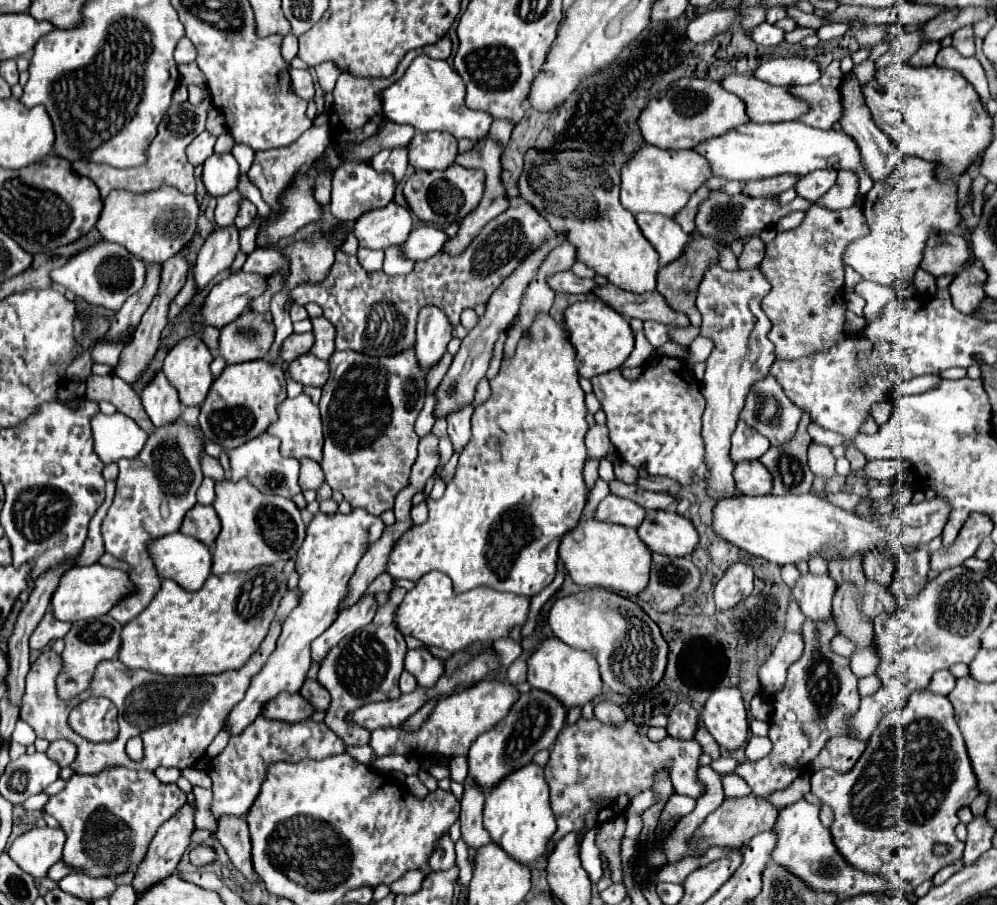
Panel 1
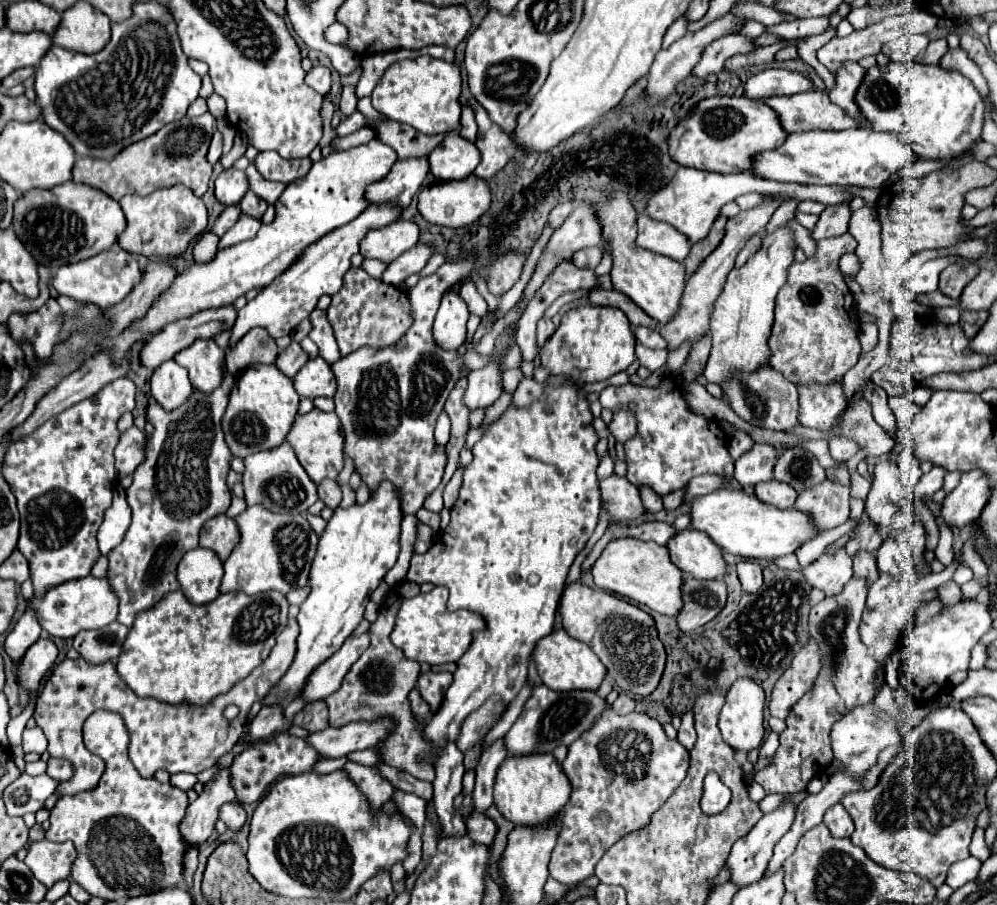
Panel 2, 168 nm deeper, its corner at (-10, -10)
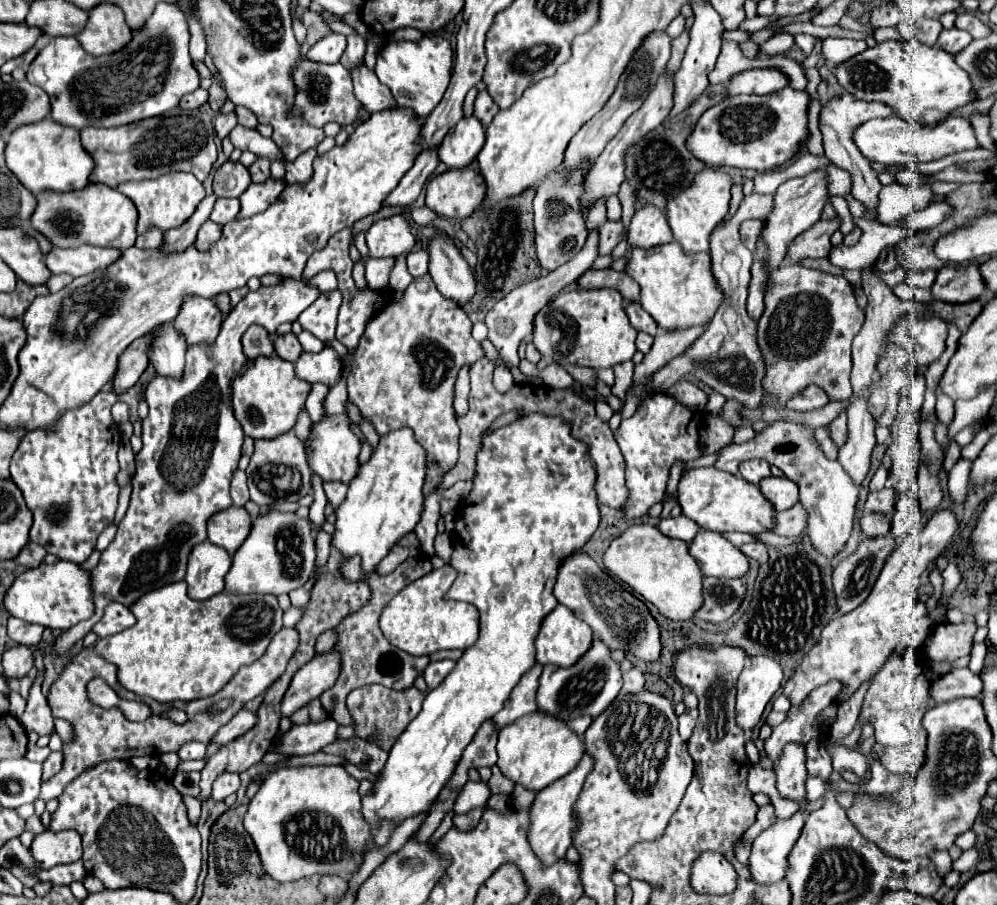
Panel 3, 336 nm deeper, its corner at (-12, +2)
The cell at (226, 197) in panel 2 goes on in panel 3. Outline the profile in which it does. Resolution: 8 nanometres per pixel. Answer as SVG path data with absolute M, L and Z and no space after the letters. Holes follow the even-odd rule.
M225 162L215 172L213 192L221 198L239 198L251 184L249 170L241 162Z

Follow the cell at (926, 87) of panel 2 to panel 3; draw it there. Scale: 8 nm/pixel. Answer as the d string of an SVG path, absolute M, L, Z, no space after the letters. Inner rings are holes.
M917 40L881 42L861 52L861 56L853 56L847 64L835 68L833 74L855 98L887 104L893 114L927 126L939 124L953 110L977 100L969 74L957 66L955 58L941 48L921 46Z

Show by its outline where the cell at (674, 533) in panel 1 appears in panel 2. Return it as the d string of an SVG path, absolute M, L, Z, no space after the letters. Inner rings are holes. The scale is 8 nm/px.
M681 530L667 544L673 564L697 580L719 580L727 572L721 548L699 530Z

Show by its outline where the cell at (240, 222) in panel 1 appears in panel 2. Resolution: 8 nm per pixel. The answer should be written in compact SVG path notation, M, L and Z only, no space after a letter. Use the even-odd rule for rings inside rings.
M249 190L245 196L243 196L243 200L241 200L241 210L243 210L243 214L249 214L249 216L263 216L265 214L265 210L267 210L267 202L263 200L263 198L259 198L253 190Z

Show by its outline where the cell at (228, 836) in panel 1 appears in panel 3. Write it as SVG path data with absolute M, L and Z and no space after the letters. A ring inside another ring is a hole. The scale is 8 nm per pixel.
M225 772L223 776L219 776L219 780L215 780L211 798L213 798L215 802L217 802L217 800L225 800L227 796L235 794L239 788L241 788L239 776L237 776L237 774L227 774L227 772Z

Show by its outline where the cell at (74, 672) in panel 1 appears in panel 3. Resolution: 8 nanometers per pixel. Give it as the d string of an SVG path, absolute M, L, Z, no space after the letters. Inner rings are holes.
M109 604L105 608L103 618L93 626L93 634L97 634L97 638L109 638L129 626L135 624L135 616L131 614L131 610L123 604Z

